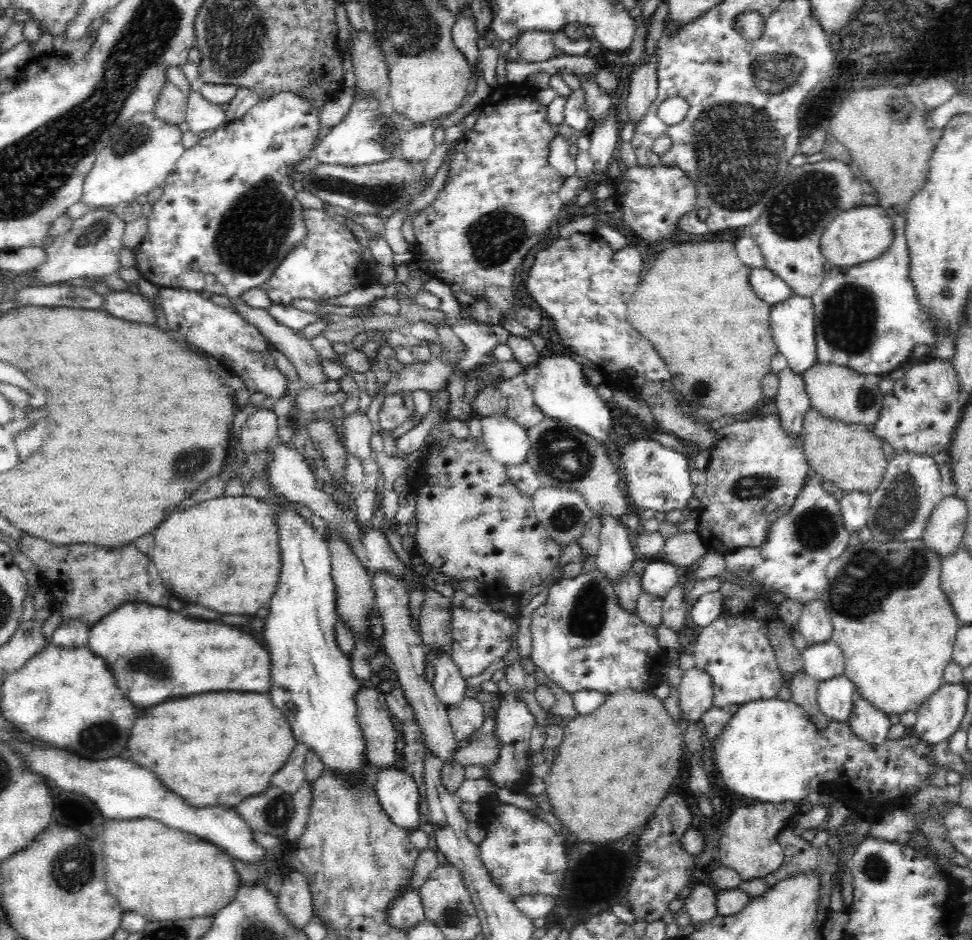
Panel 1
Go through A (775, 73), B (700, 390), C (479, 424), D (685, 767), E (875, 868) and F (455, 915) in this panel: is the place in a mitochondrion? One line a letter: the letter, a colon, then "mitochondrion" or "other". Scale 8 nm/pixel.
A: mitochondrion
B: mitochondrion
C: other
D: other
E: mitochondrion
F: mitochondrion

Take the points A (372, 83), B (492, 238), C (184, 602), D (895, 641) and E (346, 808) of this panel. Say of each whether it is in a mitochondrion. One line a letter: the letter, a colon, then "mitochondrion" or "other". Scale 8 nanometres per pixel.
A: other
B: mitochondrion
C: other
D: other
E: other

